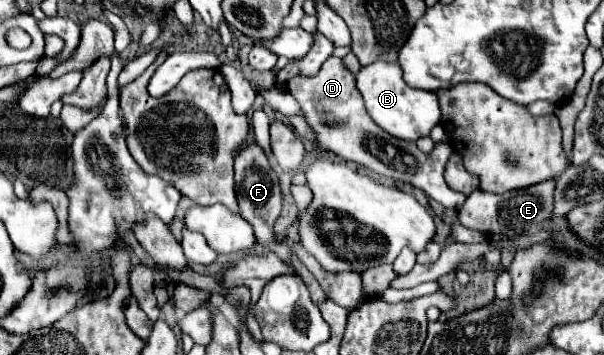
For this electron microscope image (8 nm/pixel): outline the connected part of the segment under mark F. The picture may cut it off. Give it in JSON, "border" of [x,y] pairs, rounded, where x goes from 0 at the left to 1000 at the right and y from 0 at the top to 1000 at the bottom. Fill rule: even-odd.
{"border":[[[425,406],[406,411],[389,445],[389,541],[392,541],[396,603],[419,637],[425,676],[449,710],[459,710],[465,732],[482,744],[482,732],[478,732],[482,699],[475,687],[455,687],[455,670],[452,670],[452,625],[459,620],[459,608],[465,597],[462,507],[459,507],[459,490],[452,485],[452,473],[445,468],[445,451],[439,445],[435,423]]]}

